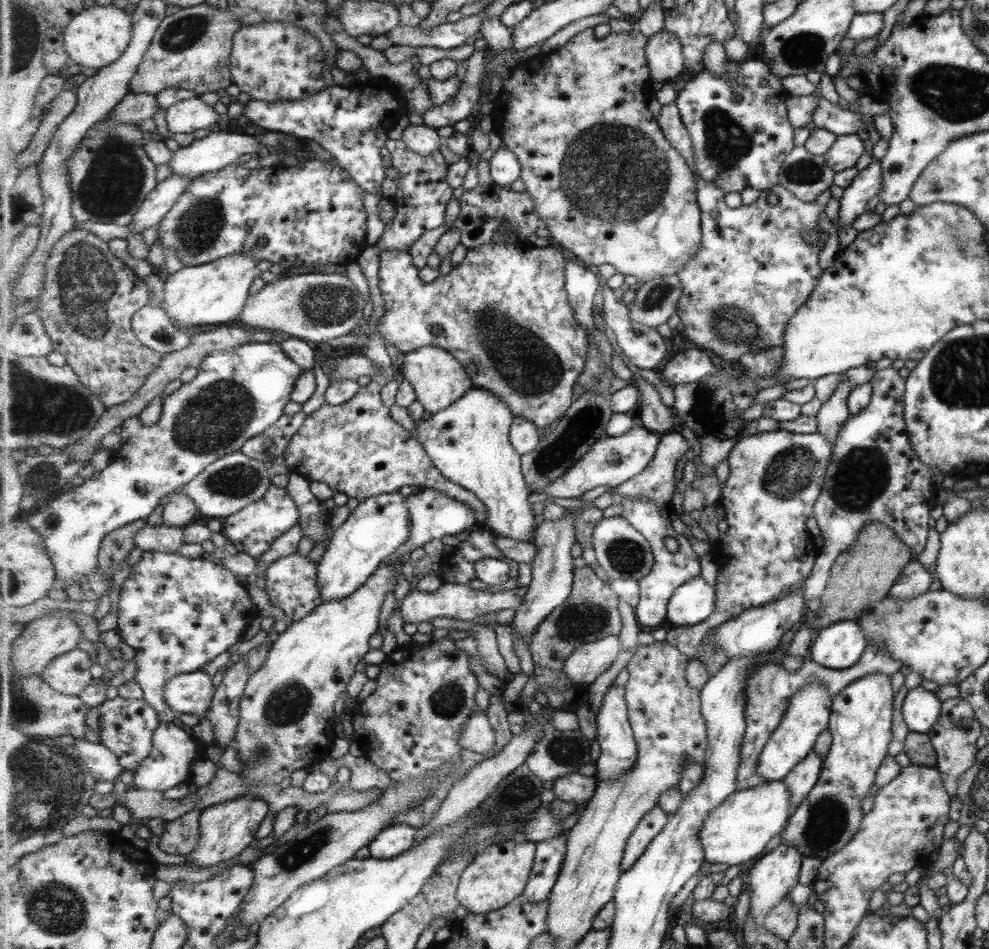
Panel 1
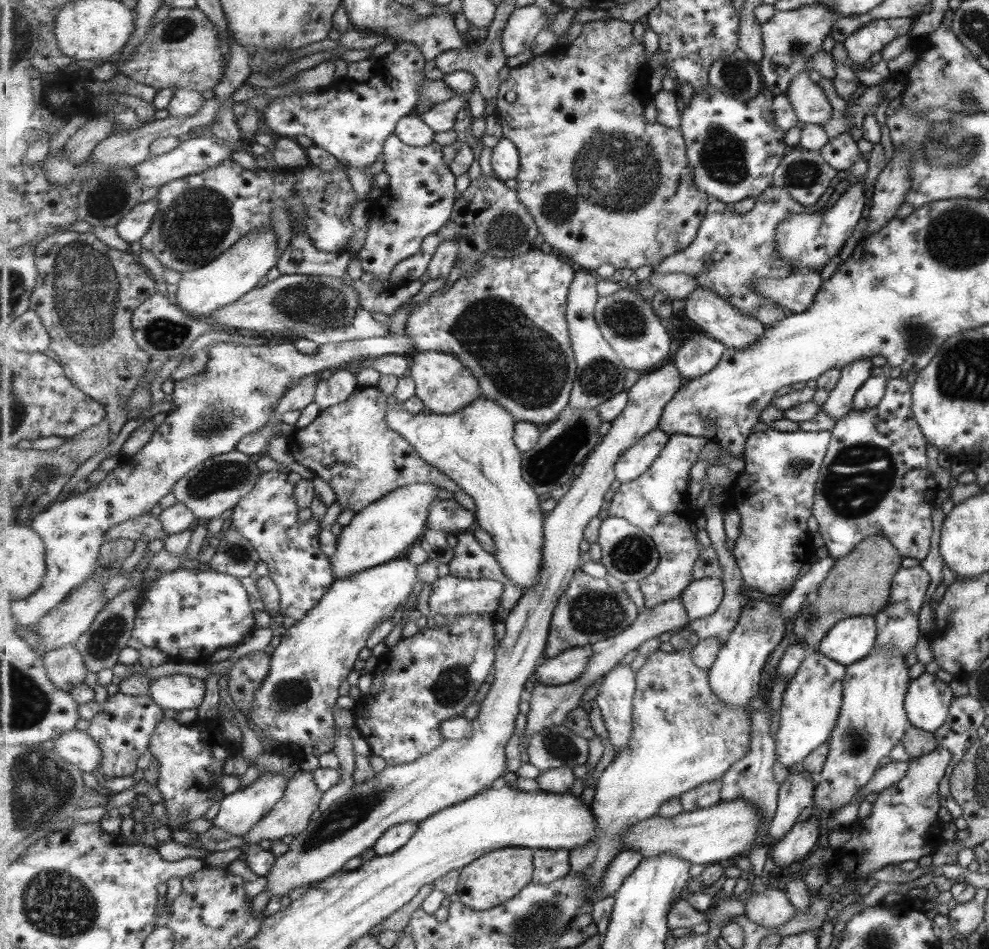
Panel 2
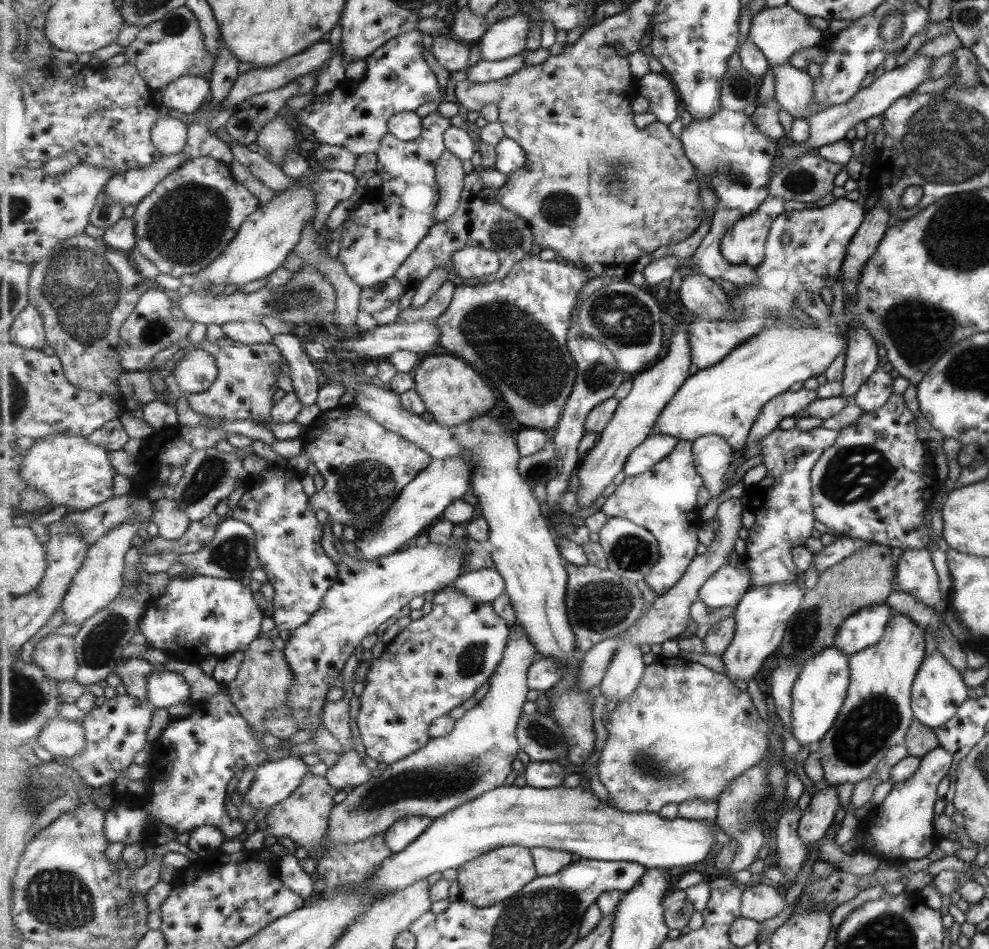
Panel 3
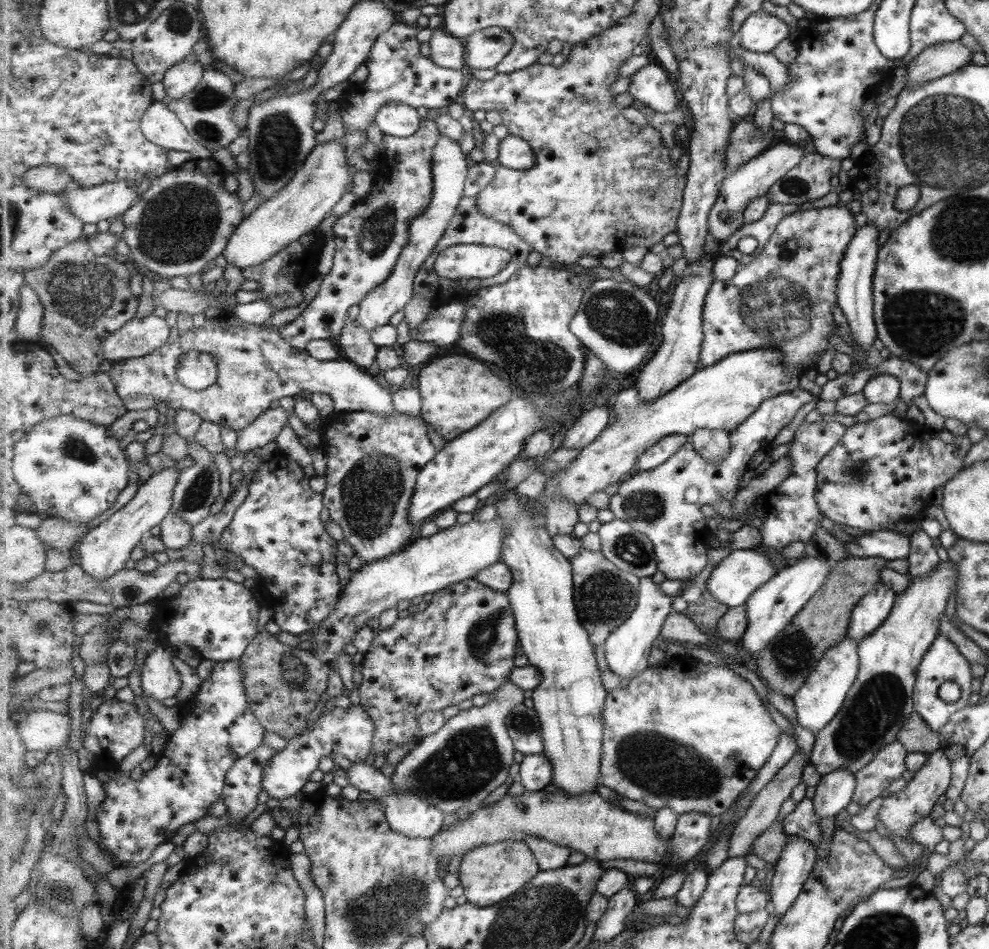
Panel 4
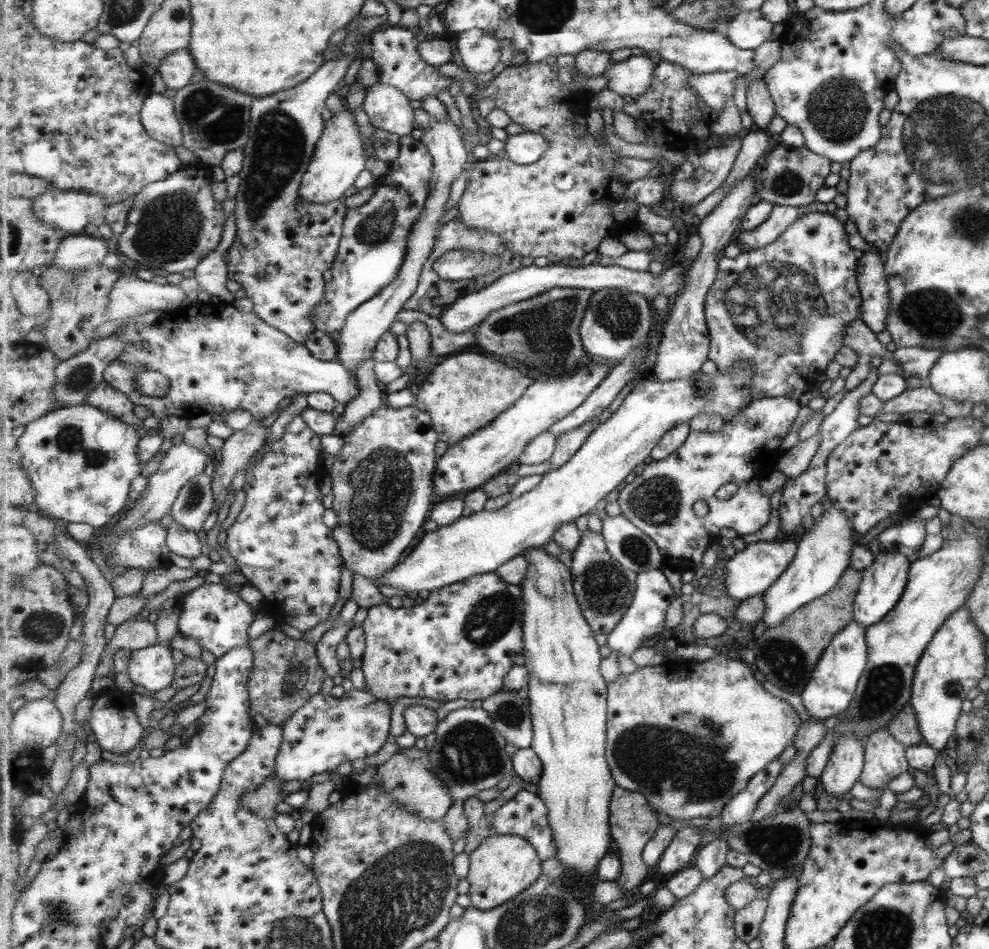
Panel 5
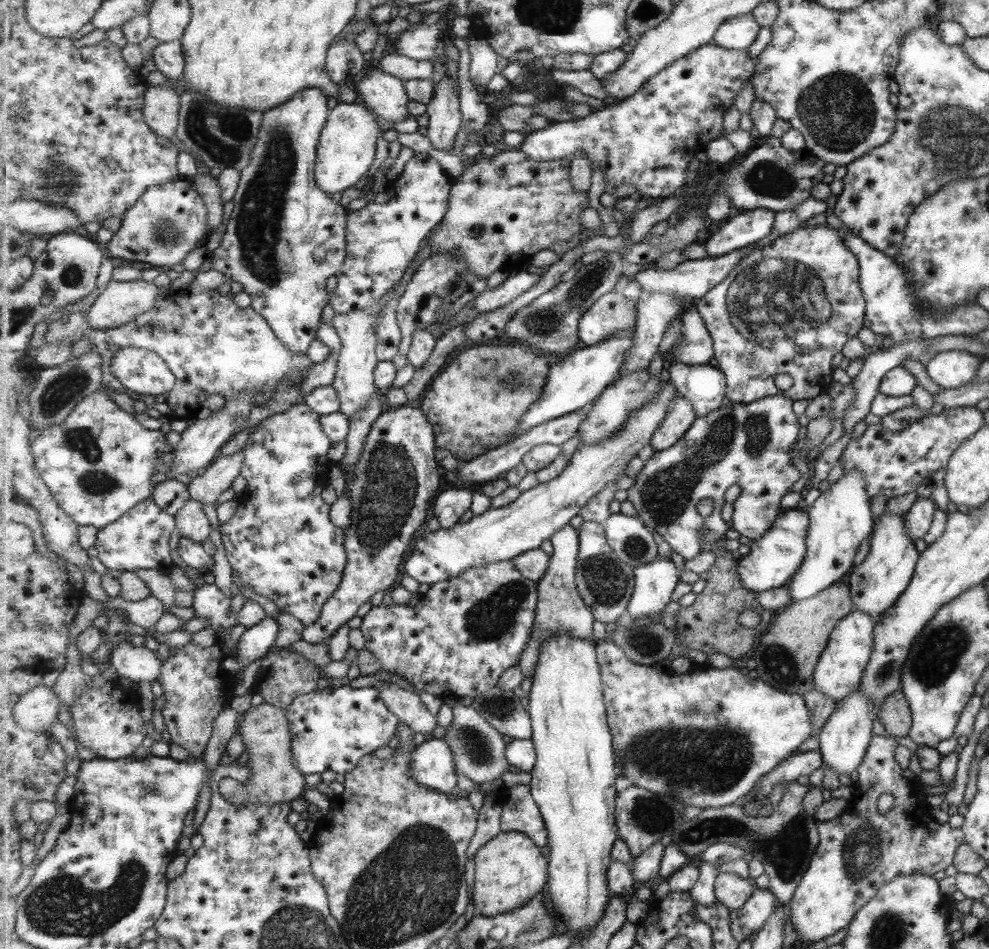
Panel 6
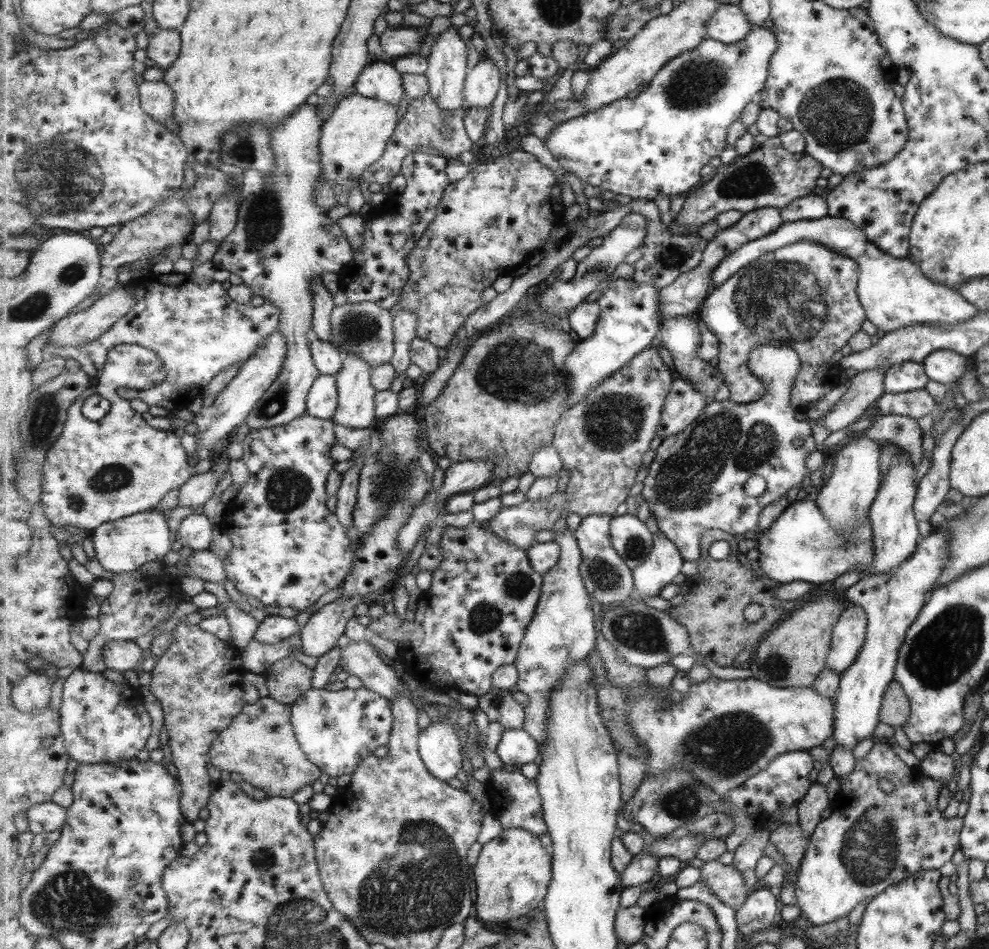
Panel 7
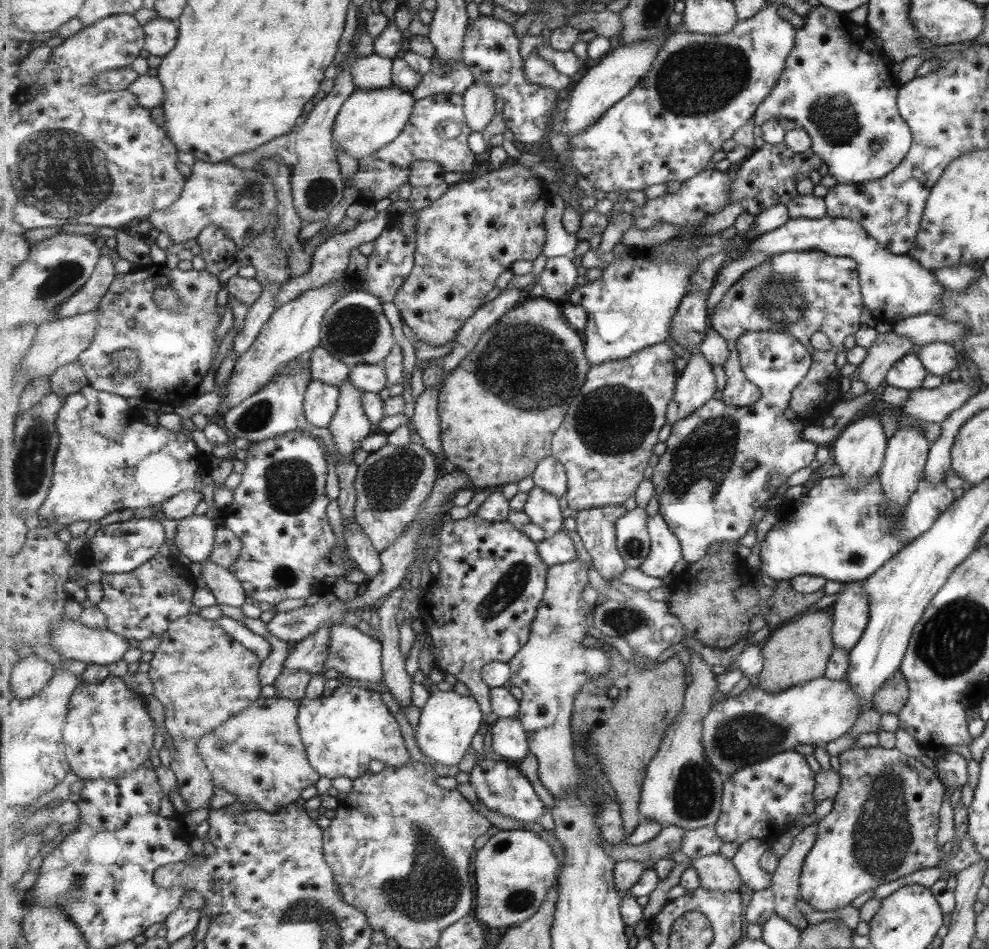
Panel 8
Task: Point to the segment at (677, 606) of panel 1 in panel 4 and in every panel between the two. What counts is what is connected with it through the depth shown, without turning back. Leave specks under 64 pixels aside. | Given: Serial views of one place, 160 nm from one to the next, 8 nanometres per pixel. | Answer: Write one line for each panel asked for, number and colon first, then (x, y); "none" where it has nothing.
2: (701, 598)
3: (726, 587)
4: (732, 582)

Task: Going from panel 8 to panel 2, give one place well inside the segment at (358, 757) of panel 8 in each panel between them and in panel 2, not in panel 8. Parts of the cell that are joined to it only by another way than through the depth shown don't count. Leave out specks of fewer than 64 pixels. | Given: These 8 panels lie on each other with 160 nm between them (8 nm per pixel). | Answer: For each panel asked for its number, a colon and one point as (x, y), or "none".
2: (239, 812)
3: (274, 781)
4: (349, 732)
5: (327, 731)
6: (333, 729)
7: (338, 729)

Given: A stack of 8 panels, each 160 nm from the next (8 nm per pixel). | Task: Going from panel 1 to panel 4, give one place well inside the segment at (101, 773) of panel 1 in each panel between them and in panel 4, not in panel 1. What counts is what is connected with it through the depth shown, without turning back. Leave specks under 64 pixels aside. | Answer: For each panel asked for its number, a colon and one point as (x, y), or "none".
2: (79, 748)
3: (63, 738)
4: (44, 732)

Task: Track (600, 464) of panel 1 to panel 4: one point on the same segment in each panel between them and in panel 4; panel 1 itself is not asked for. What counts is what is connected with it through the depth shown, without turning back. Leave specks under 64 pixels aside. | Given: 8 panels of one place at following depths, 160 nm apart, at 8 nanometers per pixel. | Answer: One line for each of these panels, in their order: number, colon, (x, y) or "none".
2: (633, 464)
3: (658, 446)
4: (654, 457)

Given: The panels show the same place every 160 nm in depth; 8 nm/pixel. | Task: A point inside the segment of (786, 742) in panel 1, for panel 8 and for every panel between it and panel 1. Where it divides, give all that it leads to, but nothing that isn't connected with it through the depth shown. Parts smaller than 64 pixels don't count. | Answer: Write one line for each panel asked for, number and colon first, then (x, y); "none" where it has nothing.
2: (812, 700)
3: (819, 693)
4: (817, 702)
5: (833, 683)
6: (838, 671)
7: (847, 638)
8: (850, 616)

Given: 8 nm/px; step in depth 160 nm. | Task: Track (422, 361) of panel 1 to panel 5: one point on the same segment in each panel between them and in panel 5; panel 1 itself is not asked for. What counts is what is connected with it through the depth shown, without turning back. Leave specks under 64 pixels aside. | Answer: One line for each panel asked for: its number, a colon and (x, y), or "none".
2: (443, 382)
3: (453, 390)
4: (458, 393)
5: (464, 392)

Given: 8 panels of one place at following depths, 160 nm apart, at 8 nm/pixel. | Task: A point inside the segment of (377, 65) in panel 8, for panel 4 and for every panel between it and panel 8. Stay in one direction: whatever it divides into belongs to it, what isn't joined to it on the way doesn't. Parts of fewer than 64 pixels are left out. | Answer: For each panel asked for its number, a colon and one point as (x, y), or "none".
4: (398, 119)
5: (388, 108)
6: (387, 96)
7: (381, 80)

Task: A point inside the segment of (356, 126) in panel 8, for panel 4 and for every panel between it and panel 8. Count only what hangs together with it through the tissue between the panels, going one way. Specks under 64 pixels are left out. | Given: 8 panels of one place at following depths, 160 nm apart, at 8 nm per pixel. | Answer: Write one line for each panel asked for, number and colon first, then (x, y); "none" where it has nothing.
4: (305, 203)
5: (339, 158)
6: (347, 147)
7: (355, 136)

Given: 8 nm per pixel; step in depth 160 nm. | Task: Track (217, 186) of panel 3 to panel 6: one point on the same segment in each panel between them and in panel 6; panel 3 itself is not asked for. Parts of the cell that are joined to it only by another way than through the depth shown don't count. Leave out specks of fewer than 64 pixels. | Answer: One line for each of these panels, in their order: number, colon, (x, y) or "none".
4: (185, 219)
5: (174, 224)
6: (170, 220)

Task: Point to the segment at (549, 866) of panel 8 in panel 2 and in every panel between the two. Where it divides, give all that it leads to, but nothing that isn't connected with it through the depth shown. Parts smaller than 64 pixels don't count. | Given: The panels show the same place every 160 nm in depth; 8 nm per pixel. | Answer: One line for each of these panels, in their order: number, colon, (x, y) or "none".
2: (497, 877)
3: (500, 874)
4: (490, 874)
5: (503, 866)
6: (510, 870)
7: (513, 872)

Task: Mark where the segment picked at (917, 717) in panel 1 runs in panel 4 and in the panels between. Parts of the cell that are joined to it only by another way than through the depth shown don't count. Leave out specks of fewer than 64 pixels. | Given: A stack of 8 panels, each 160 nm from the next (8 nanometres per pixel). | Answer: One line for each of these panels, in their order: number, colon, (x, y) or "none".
2: (927, 699)
3: (937, 691)
4: (942, 661)

